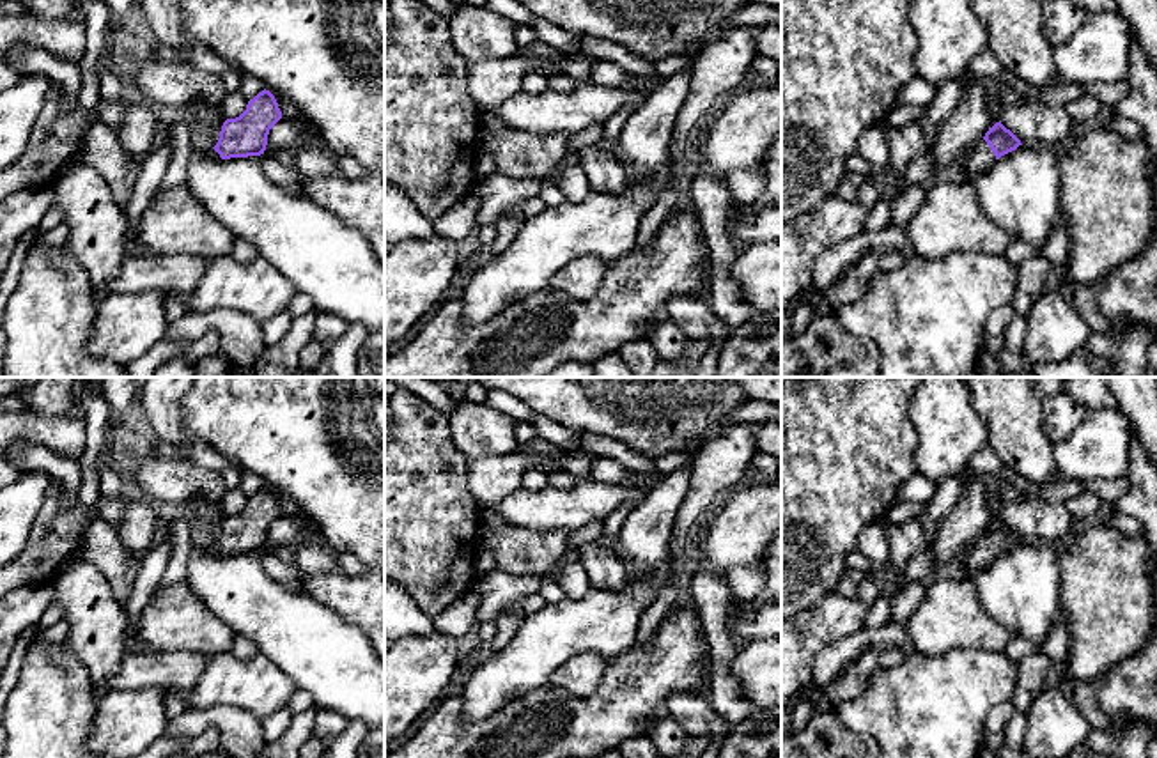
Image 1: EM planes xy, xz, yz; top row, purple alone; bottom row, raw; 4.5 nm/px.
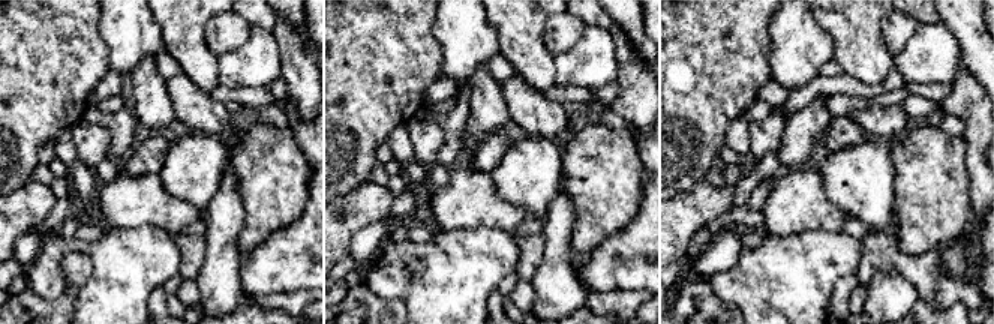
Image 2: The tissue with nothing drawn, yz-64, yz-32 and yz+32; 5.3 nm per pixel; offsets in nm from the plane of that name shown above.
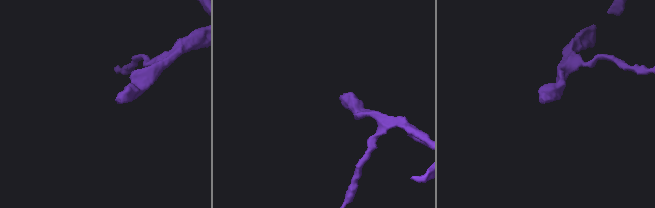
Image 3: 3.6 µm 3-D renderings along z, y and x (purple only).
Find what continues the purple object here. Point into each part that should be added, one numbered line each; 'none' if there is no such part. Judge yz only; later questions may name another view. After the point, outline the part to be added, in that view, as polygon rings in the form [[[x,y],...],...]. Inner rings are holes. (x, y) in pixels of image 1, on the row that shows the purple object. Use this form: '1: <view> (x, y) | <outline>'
1: yz (980, 158) | [[[985,140],[978,142],[971,152],[964,156],[962,168],[967,181],[975,181],[982,172],[989,170],[996,161],[994,152]]]

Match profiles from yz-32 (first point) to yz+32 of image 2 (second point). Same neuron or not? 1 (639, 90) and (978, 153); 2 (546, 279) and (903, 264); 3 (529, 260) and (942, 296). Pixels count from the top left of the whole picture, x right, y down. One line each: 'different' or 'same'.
1: same
2: different
3: same

